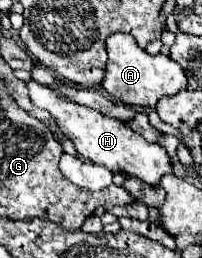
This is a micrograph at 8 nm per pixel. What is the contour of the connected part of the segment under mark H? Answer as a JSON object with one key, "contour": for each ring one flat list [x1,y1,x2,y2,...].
{"contour":[[29,80,27,88,29,88,31,102,37,108,45,108,53,116,53,120,57,122,61,132,75,144,75,150,83,158,89,158,95,164,107,166,111,172,123,170,123,172,127,172,127,176,137,176,149,186,157,186,163,174,173,172,171,160,169,160,165,148,159,144,147,142,143,136,133,132,125,122,107,118,101,112,95,112,93,108,87,108,83,104,75,104,73,100,67,100,67,96,59,96,59,92,55,92,53,88,49,88,45,84,39,84,35,80]]}

